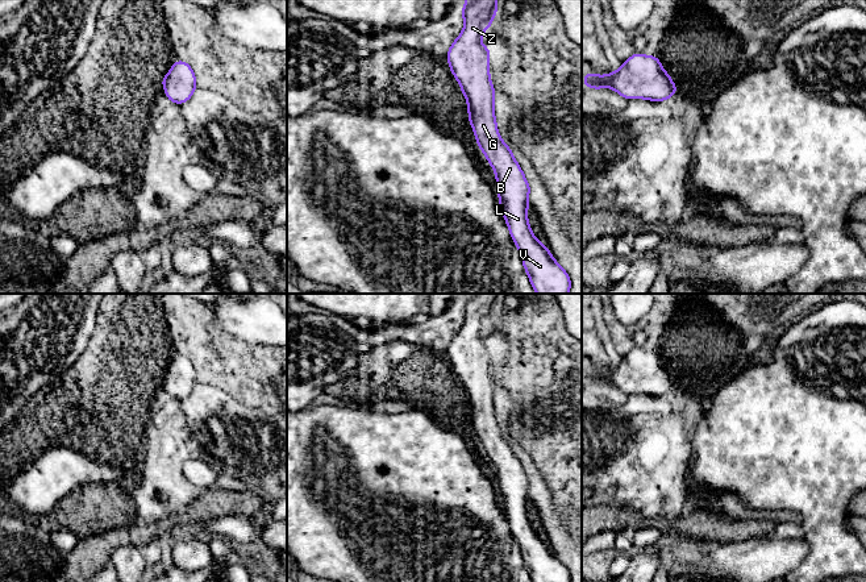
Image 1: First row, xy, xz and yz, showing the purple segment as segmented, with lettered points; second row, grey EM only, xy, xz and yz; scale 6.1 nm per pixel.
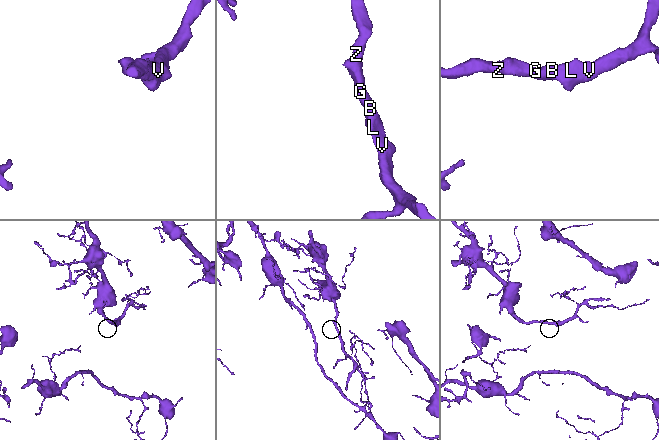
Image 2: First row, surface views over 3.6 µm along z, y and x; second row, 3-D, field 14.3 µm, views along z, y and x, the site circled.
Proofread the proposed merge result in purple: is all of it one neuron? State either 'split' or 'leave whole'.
leave whole

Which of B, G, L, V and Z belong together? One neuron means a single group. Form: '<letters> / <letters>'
B G L V Z

